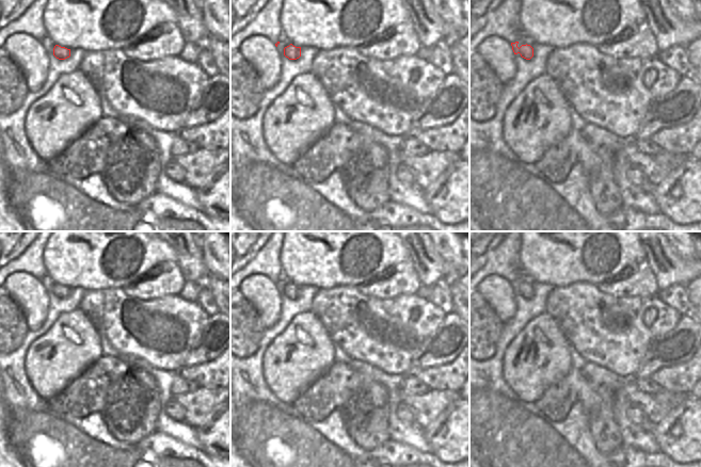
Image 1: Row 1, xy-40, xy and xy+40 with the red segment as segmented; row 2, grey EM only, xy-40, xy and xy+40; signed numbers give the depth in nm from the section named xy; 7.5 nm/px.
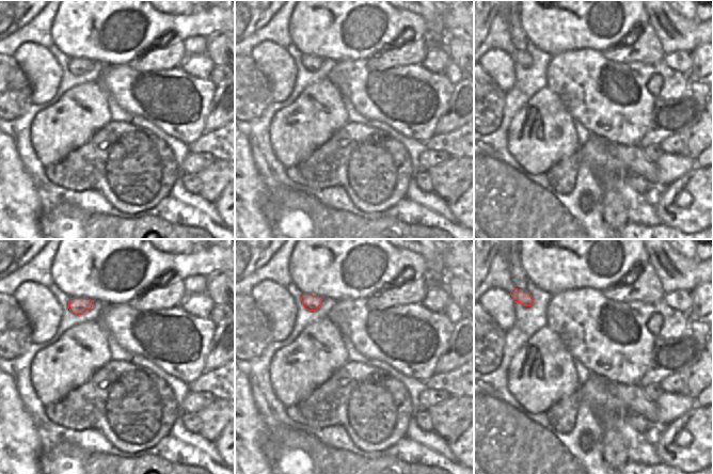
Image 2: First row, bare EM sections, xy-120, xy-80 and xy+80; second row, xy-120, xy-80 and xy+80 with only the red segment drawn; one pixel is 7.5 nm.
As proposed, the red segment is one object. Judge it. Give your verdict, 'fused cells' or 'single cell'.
single cell

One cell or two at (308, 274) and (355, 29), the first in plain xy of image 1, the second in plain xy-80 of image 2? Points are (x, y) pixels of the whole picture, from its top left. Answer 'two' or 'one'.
one

